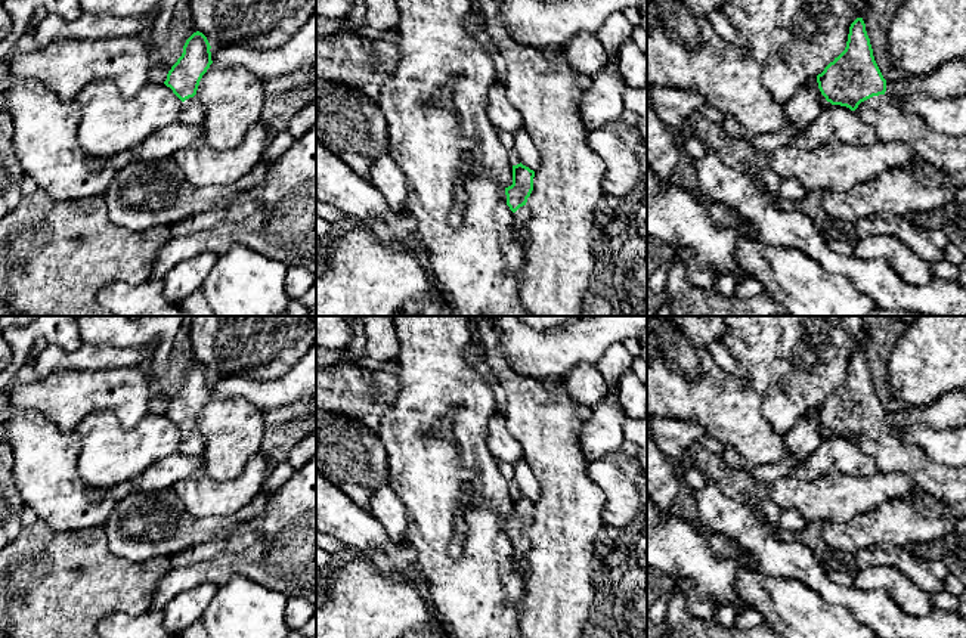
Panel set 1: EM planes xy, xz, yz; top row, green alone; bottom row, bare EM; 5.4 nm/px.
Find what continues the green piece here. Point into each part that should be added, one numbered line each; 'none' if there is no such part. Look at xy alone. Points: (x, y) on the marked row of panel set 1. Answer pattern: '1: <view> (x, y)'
1: xy (192, 112)

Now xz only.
1: xz (522, 216)

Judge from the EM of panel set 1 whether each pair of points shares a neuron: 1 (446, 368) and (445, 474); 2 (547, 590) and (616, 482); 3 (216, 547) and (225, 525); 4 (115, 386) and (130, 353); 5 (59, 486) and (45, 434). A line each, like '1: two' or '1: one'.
1: one
2: two
3: two
4: two
5: one

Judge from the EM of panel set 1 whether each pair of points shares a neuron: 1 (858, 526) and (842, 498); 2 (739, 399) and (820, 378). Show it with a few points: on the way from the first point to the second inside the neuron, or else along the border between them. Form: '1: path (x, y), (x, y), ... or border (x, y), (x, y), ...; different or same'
1: border (885, 501), (847, 520), (827, 522), (824, 525); different
2: border (748, 380), (759, 395), (762, 415), (771, 426); different

